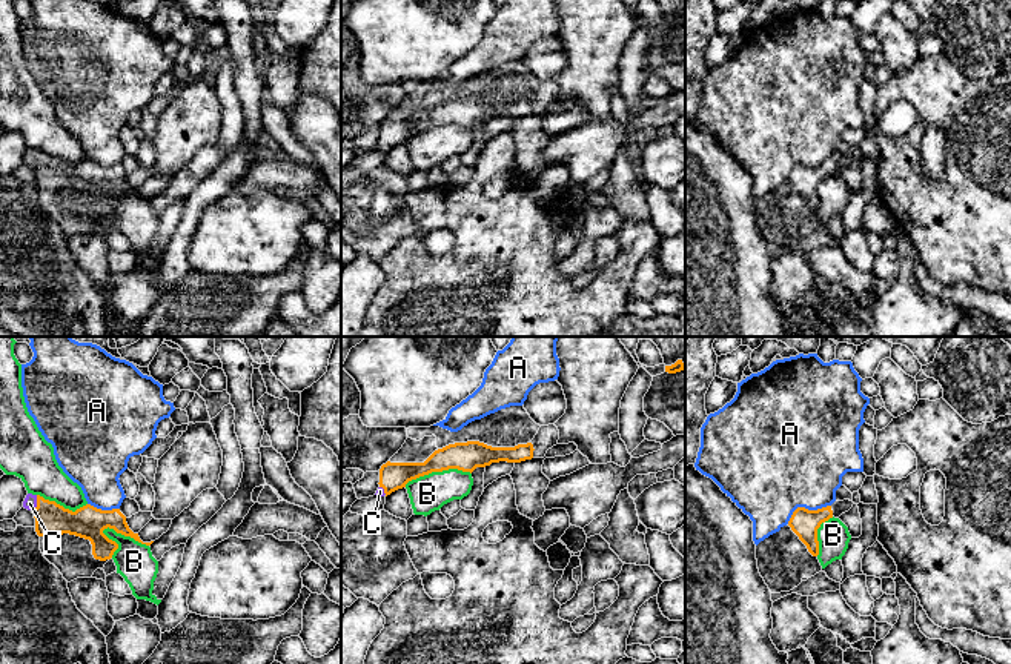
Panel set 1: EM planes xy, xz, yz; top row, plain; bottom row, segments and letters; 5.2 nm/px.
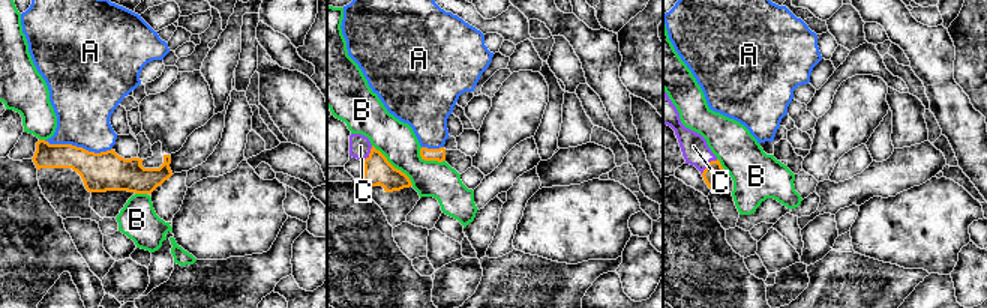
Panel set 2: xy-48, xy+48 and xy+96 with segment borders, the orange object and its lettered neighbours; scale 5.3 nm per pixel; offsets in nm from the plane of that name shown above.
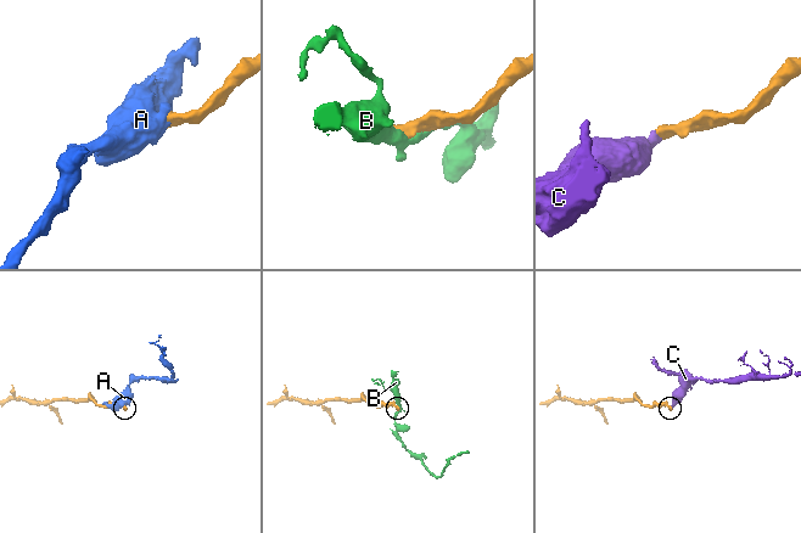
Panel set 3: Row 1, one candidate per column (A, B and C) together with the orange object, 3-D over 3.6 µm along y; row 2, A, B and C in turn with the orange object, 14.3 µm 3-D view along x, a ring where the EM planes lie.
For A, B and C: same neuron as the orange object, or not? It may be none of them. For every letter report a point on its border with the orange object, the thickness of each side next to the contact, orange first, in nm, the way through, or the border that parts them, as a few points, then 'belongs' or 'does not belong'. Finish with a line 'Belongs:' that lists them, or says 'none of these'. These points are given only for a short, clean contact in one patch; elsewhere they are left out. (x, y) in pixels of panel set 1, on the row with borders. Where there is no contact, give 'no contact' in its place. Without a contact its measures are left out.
A: meets orange in yz at (805, 509); 150 nm thick on the orange side, 460 nm on the other; does not belong
B: meets orange in xy at (125, 535); 170 nm thick on the orange side, 200 nm on the other; does not belong
C: meets orange in xy at (37, 503); 170 nm thick on the orange side, 70 nm on the other; runs through xy (51, 518), (37, 503), (29, 503); belongs
Belongs: C

